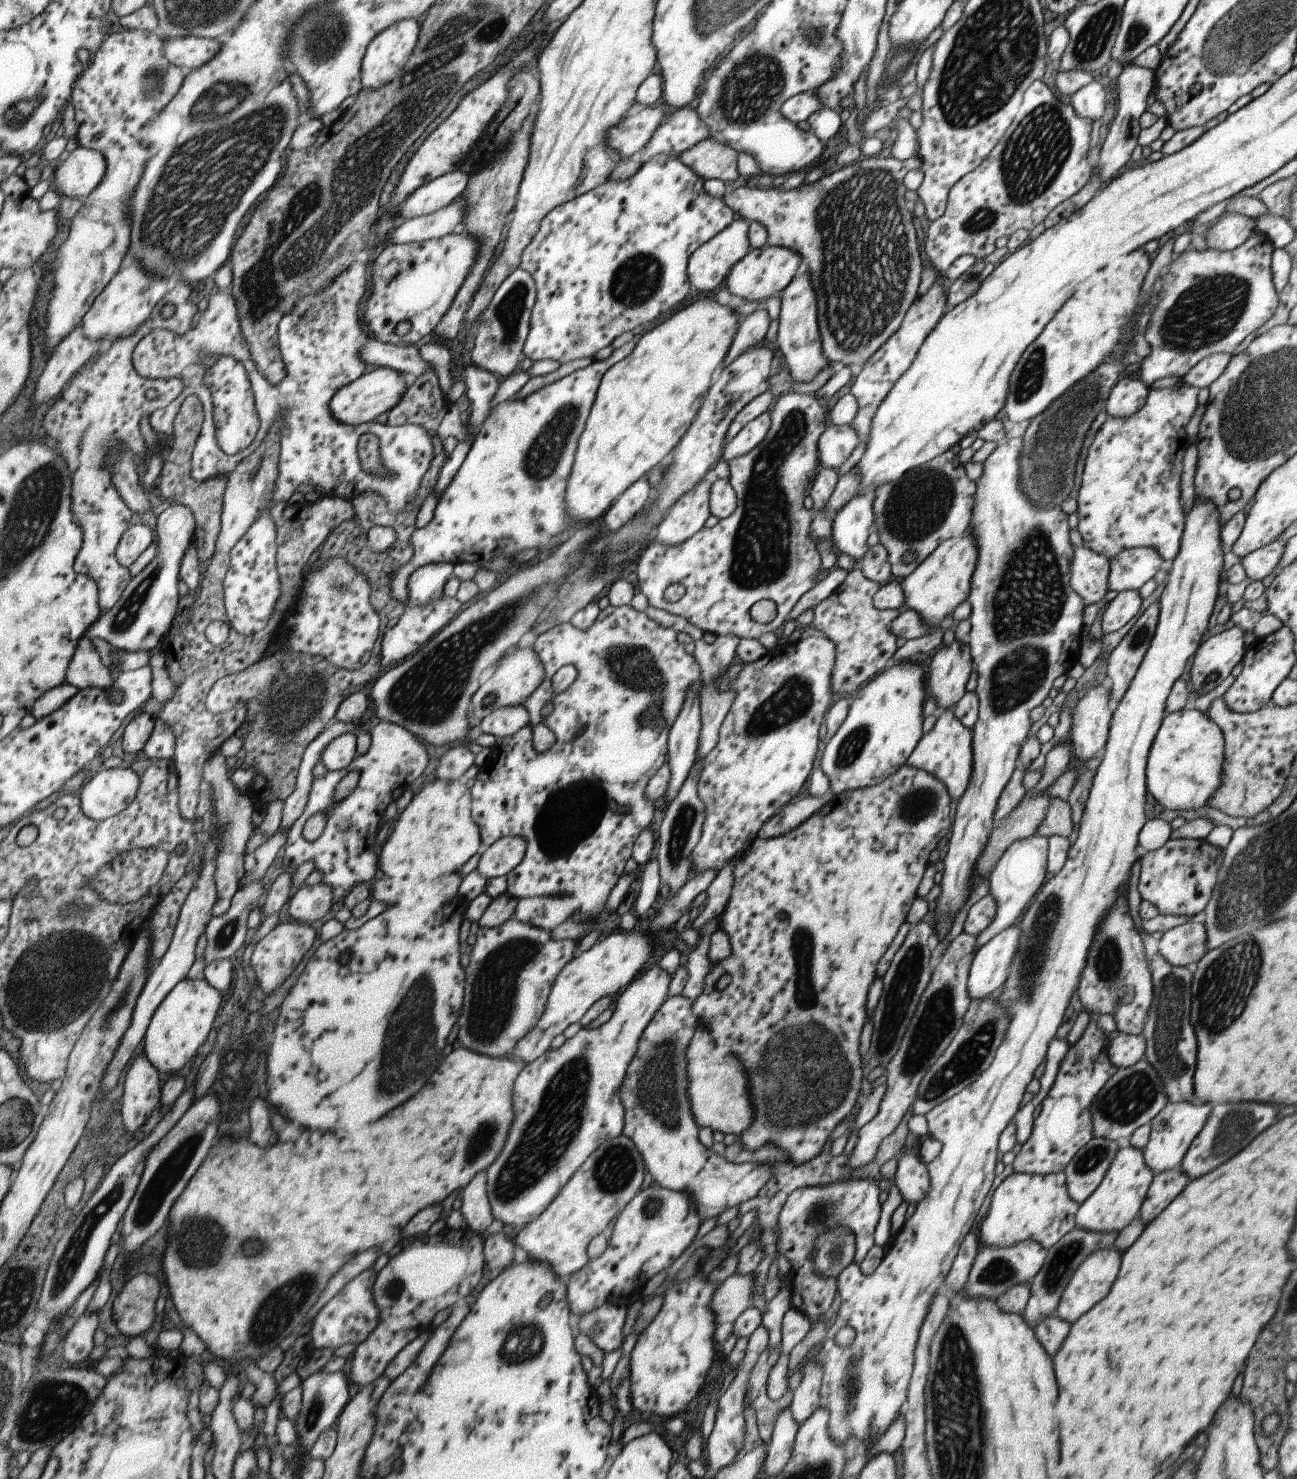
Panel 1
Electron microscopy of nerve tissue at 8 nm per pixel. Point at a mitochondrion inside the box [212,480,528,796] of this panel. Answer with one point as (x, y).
(300, 698)

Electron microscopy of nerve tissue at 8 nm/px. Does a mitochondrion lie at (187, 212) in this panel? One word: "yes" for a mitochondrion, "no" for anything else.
yes

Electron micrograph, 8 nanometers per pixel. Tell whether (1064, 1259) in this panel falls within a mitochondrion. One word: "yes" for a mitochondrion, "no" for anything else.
yes

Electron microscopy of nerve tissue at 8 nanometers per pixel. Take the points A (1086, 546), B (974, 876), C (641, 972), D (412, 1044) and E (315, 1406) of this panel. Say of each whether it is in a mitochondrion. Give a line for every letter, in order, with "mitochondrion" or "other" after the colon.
A: other
B: other
C: other
D: mitochondrion
E: mitochondrion

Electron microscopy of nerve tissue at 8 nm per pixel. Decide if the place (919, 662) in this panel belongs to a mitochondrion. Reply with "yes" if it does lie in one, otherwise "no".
no

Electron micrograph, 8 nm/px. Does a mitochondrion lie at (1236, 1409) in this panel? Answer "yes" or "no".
no

